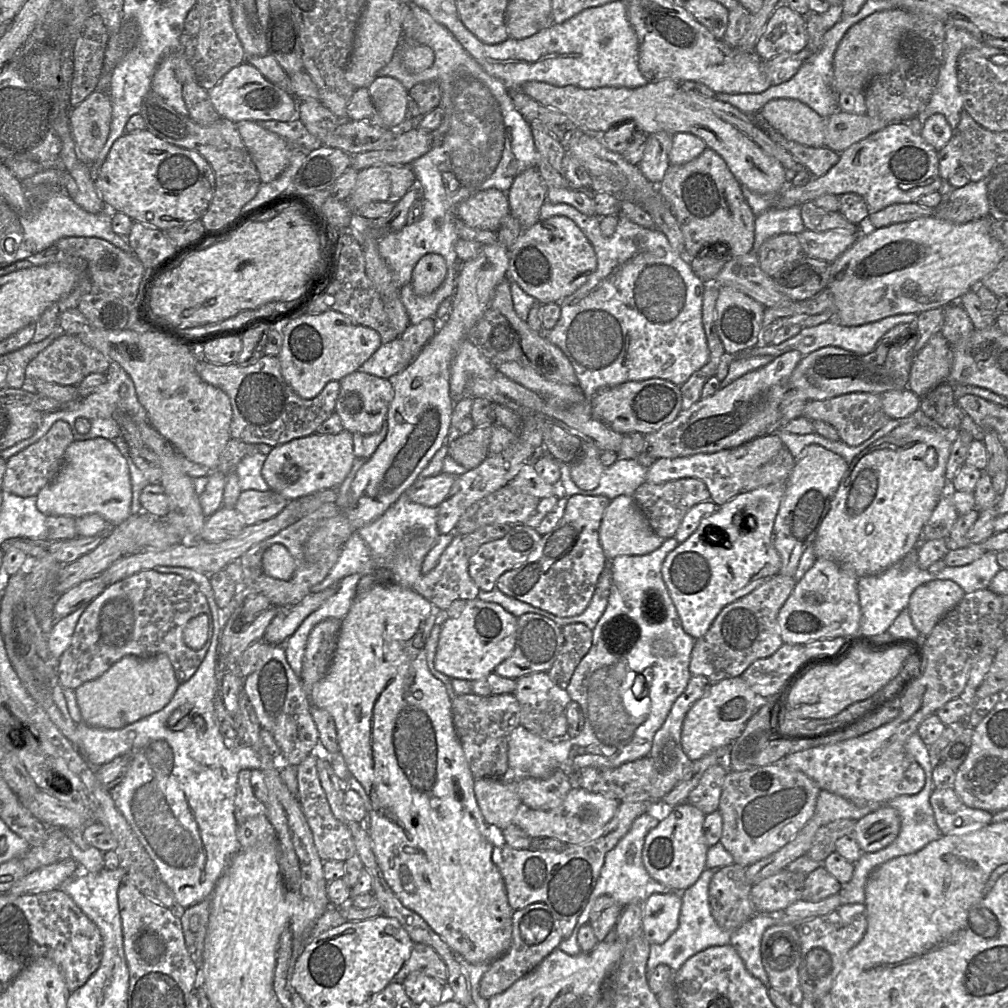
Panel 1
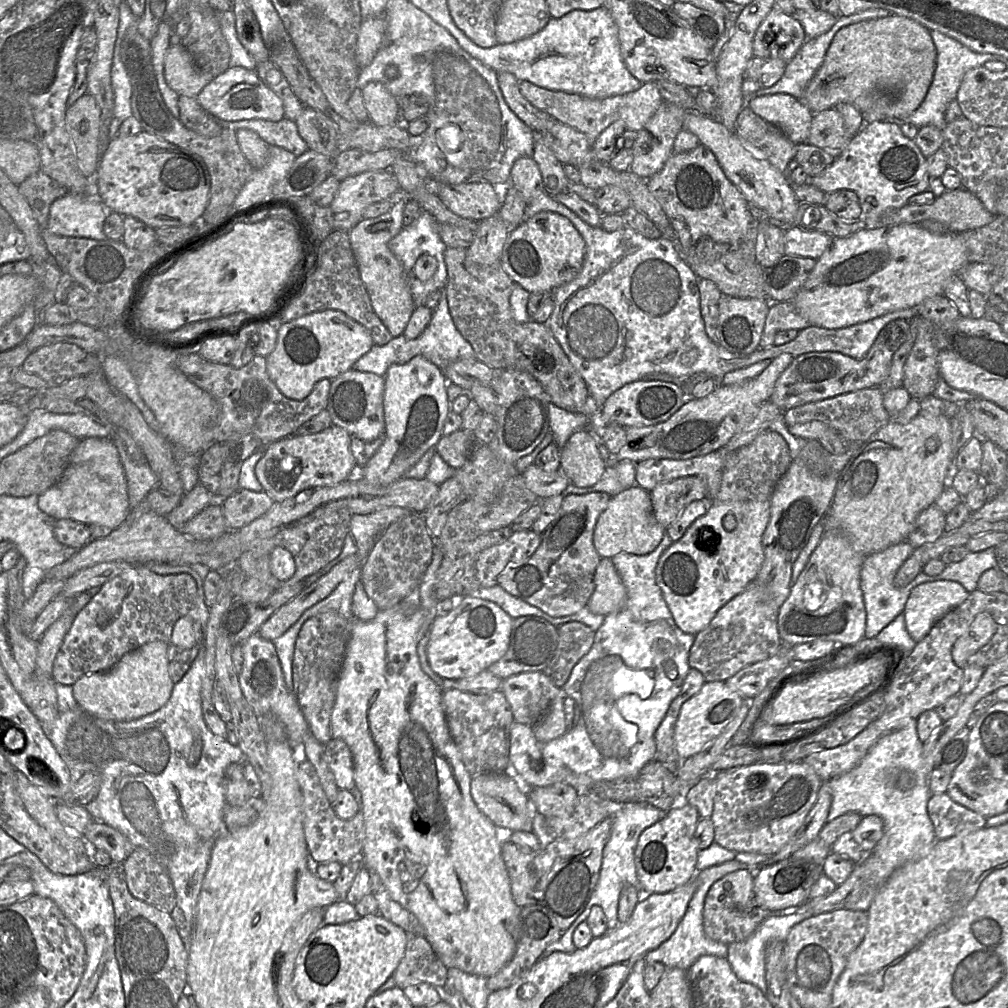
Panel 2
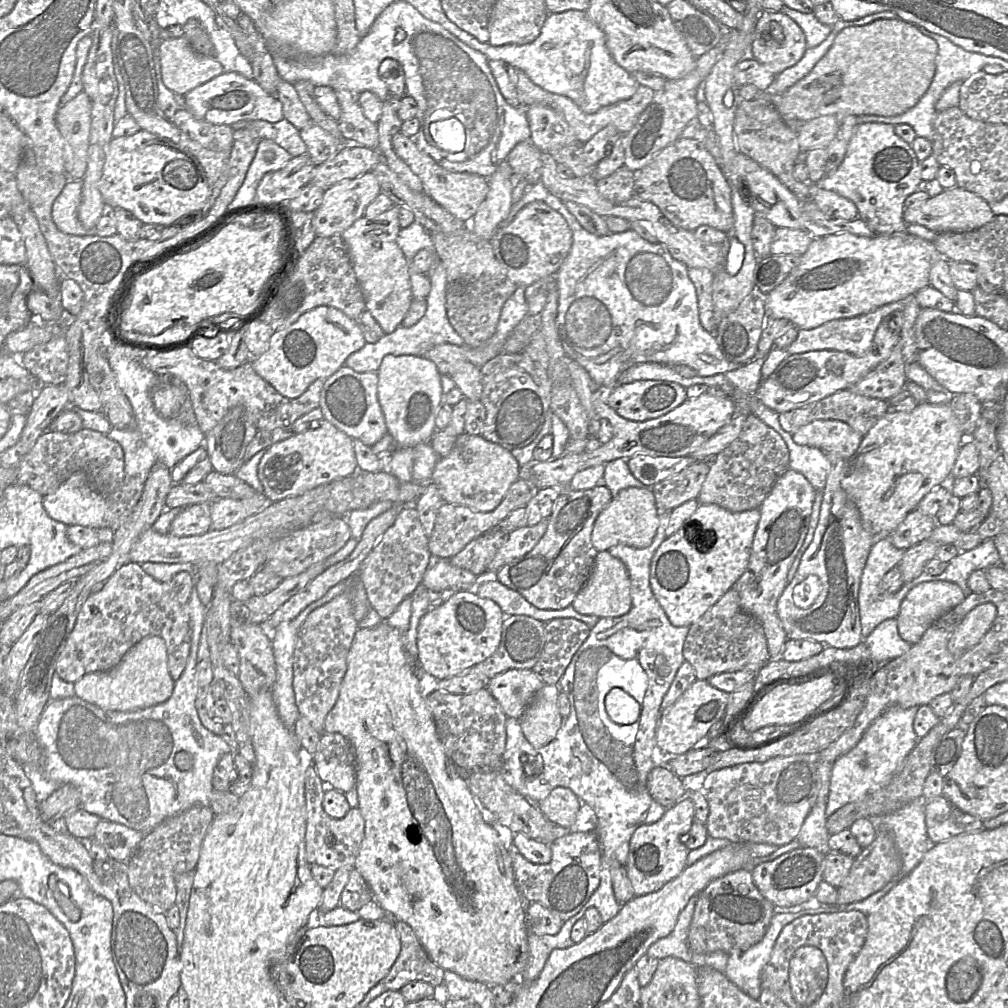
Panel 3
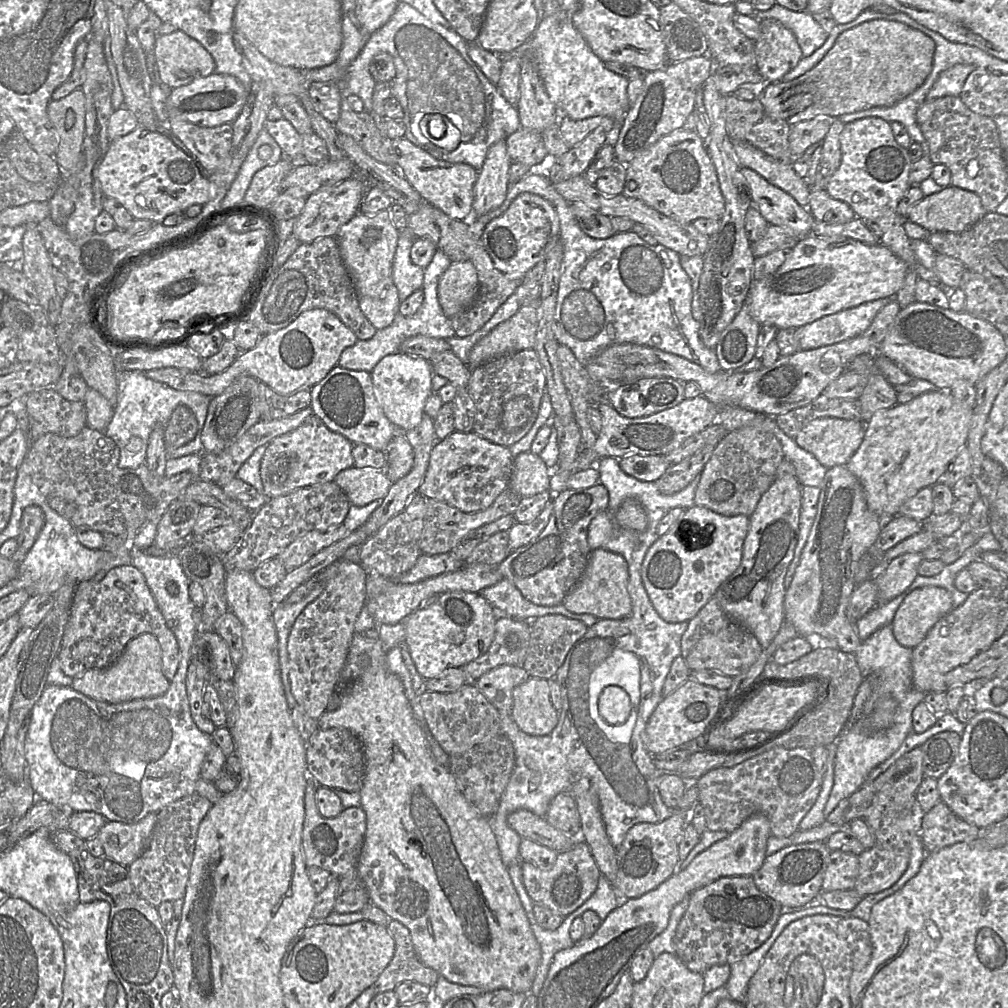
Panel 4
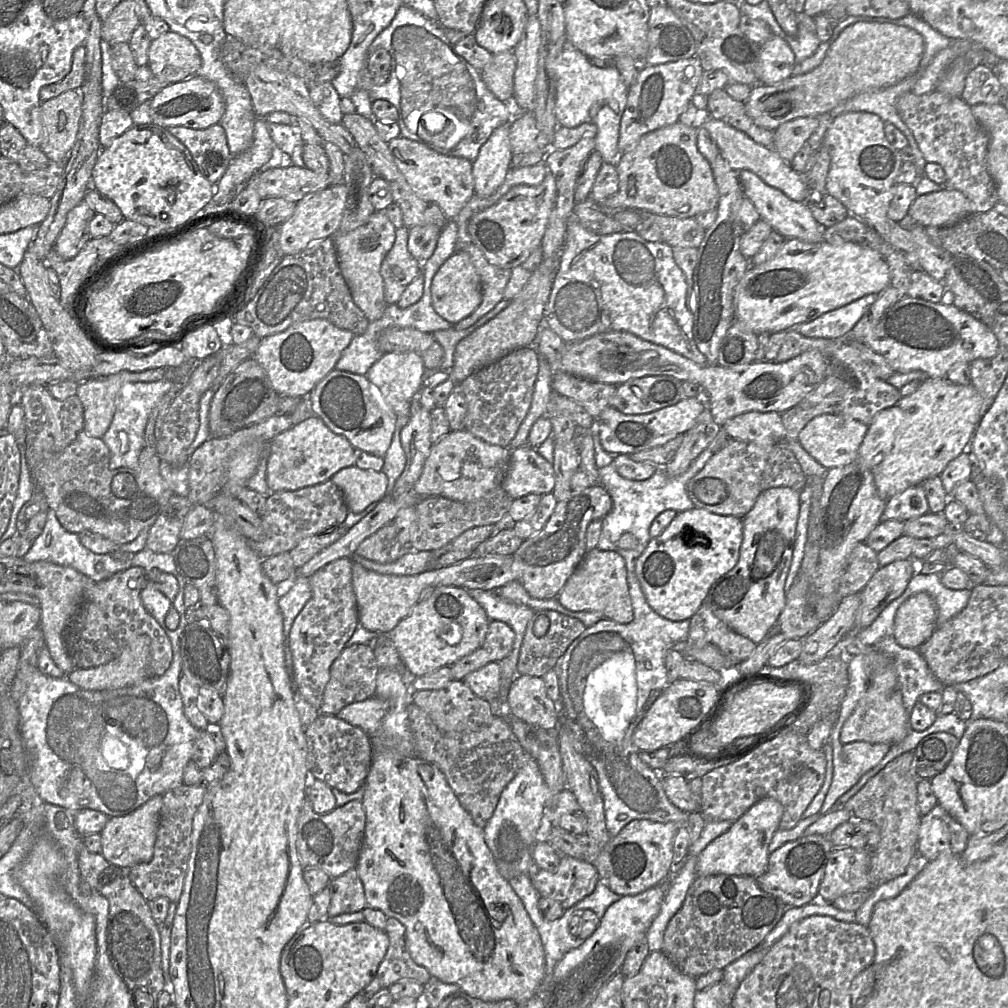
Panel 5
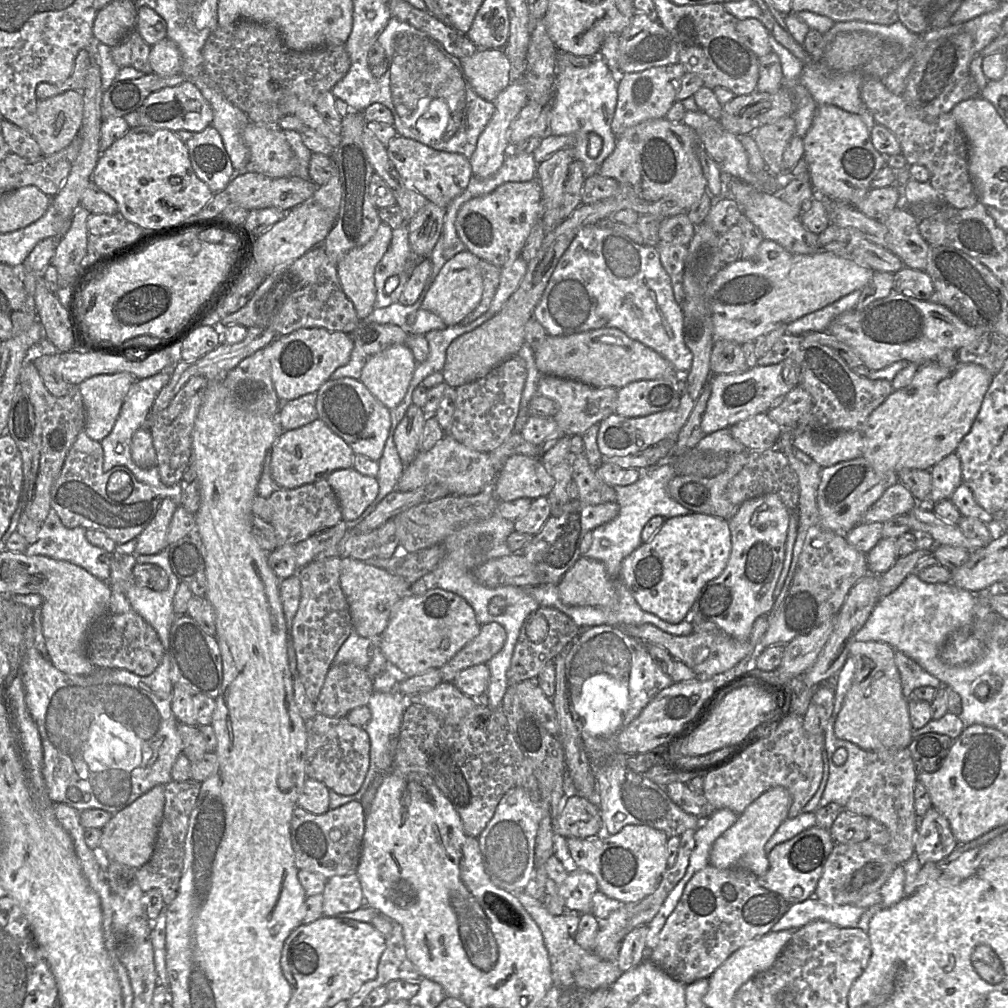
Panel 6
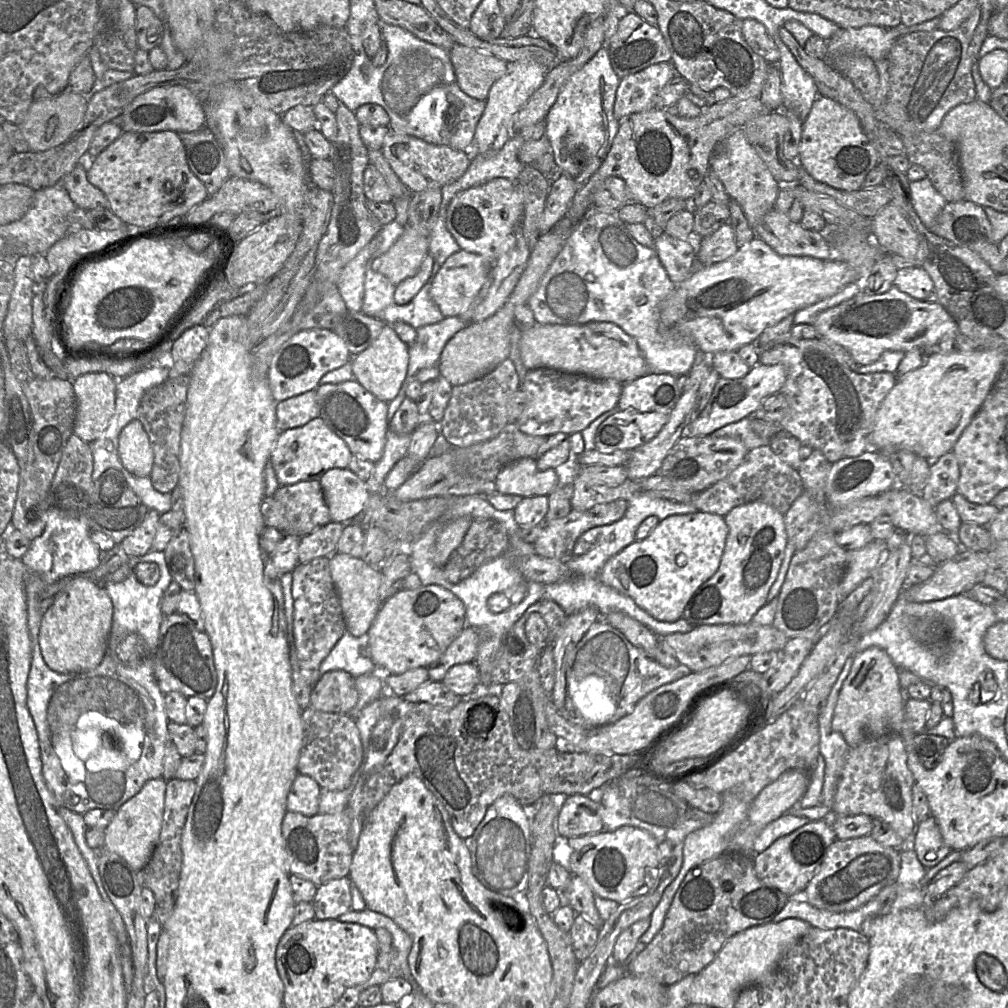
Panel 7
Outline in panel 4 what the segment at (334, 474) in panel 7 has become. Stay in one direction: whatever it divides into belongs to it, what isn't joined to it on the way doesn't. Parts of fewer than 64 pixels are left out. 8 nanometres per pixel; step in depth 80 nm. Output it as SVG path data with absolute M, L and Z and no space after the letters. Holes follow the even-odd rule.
M355 466L339 472L334 482L345 492L350 503L359 507L383 500L392 484L384 470Z

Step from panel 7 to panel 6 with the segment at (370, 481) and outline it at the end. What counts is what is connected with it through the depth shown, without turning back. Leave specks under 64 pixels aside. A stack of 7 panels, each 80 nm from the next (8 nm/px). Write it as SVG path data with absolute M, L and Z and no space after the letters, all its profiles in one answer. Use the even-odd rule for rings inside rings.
M394 431L389 432L378 464L379 470L375 478L379 484L379 493L375 503L379 503L388 493L396 490L397 483L404 470L404 464L394 442Z

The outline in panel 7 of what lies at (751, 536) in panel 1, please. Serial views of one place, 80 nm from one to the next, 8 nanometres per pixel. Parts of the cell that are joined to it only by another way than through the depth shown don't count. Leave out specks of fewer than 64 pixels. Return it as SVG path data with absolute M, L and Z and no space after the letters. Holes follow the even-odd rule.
M697 511L671 515L661 520L649 536L625 547L611 557L598 574L598 580L631 597L650 616L672 623L682 618L695 591L718 570L728 527L724 517Z

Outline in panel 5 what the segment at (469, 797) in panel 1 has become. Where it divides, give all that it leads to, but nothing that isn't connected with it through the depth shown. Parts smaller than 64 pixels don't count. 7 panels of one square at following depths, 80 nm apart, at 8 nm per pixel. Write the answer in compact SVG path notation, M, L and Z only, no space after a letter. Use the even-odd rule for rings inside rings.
M375 695L360 702L354 702L341 709L336 717L364 730L371 738L372 761L365 780L362 804L366 823L364 838L358 857L356 871L362 881L367 907L382 911L387 918L398 920L406 929L406 947L413 961L427 969L430 975L447 984L458 985L466 994L483 1001L510 999L518 1005L536 995L545 975L545 953L540 934L532 922L522 900L510 882L499 872L491 850L486 844L484 828L475 824L471 815L462 807L450 788L444 774L433 764L415 756L404 756L388 746L375 746L373 736L380 729L388 711L386 701Z

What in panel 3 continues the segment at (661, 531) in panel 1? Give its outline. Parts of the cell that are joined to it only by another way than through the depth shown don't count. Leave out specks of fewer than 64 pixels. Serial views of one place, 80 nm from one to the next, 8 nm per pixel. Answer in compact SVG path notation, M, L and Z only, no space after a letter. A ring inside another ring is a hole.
M698 460L654 485L651 489L658 511L671 512L685 502L697 499L709 468L710 461Z

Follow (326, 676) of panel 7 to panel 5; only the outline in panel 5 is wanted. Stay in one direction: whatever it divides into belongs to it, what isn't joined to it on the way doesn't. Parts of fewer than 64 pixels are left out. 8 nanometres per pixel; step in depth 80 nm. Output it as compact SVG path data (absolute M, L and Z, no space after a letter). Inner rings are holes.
M368 644L345 647L330 668L330 679L324 690L319 712L336 716L345 706L374 696L378 672L374 650Z

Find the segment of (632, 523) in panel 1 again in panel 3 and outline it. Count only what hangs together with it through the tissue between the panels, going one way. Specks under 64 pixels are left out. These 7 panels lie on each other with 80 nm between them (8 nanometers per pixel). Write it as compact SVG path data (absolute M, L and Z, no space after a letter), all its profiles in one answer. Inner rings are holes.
M626 488L621 490L597 517L591 543L597 552L623 544L636 549L651 545L660 525L659 511L651 488Z

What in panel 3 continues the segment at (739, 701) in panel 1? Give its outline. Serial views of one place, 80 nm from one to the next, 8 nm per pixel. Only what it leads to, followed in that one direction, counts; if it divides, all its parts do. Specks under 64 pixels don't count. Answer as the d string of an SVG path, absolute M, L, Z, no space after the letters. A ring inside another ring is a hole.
M707 680L696 681L669 708L662 710L656 730L659 755L680 755L702 744L719 721L724 718L729 693L713 687Z

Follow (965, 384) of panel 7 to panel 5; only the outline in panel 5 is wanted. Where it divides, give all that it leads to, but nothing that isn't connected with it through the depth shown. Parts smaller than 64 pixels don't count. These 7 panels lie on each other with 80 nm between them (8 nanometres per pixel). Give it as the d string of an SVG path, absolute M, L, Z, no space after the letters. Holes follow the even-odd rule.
M930 378L920 383L917 390L885 410L879 412L868 425L860 446L857 461L873 474L879 496L888 500L924 480L940 476L950 461L968 449L974 433L985 415L984 401L972 384L958 385L947 378Z

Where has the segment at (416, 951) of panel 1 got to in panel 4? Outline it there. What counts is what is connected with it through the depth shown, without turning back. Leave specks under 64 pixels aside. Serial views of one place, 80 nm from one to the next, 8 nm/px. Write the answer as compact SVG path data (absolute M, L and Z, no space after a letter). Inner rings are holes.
M389 920L387 928L395 941L395 953L377 981L370 986L376 994L394 991L405 981L434 987L439 973L421 962L413 946L409 929L397 920Z

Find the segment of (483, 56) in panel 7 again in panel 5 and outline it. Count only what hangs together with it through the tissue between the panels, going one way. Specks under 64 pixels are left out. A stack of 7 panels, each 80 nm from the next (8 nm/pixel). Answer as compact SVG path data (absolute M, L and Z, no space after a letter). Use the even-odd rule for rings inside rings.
M512 51L494 54L480 70L481 78L493 95L507 101L514 96L516 57Z

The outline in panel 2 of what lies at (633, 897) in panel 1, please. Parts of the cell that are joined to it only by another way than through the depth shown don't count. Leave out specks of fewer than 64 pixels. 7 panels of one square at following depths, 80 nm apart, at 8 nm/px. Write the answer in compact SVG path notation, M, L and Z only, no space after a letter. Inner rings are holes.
M625 803L616 807L616 812L612 816L610 837L603 850L602 866L596 888L585 910L576 918L568 930L562 934L558 941L550 944L546 948L544 956L549 956L554 951L572 953L576 949L572 940L573 933L579 924L587 920L591 908L595 905L602 908L607 918L609 928L613 928L619 923L618 901L623 887L625 885L632 885L642 891L634 861L634 853L639 837L646 828L661 820L665 813L666 812L646 803Z

